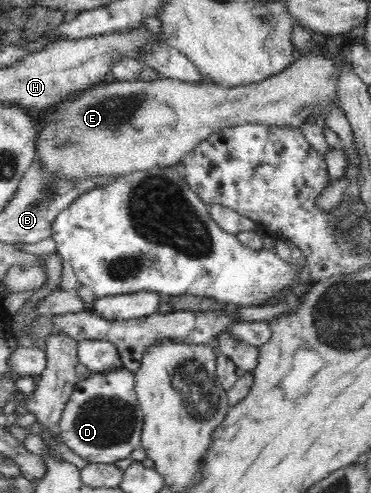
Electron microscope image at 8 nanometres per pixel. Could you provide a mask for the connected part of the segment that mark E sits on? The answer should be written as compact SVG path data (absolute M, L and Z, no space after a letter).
M298 55L295 62L283 70L249 86L235 88L219 87L214 83L189 83L178 79L159 78L155 81L113 82L106 86L96 85L71 100L52 108L51 116L45 120L47 126L39 126L35 161L41 161L47 171L61 179L87 179L97 175L123 175L152 168L176 166L197 144L205 142L211 133L229 128L237 123L261 123L271 126L291 125L300 127L304 122L324 122L331 105L339 105L338 60L334 56Z

